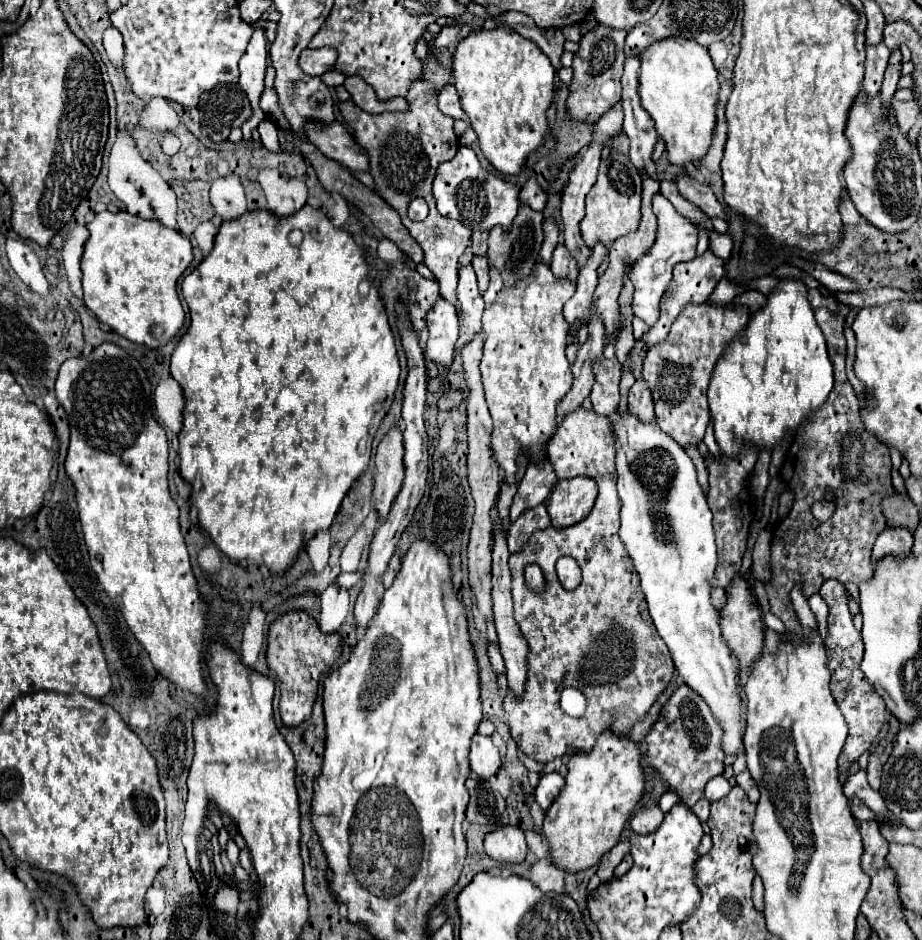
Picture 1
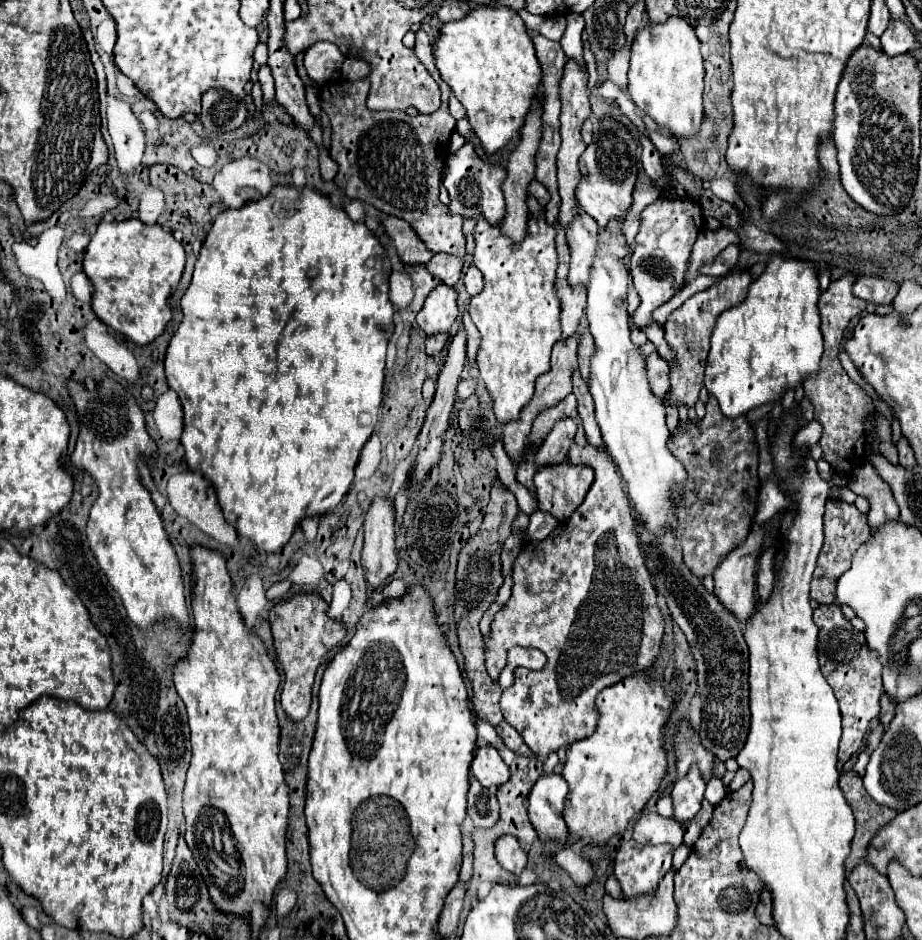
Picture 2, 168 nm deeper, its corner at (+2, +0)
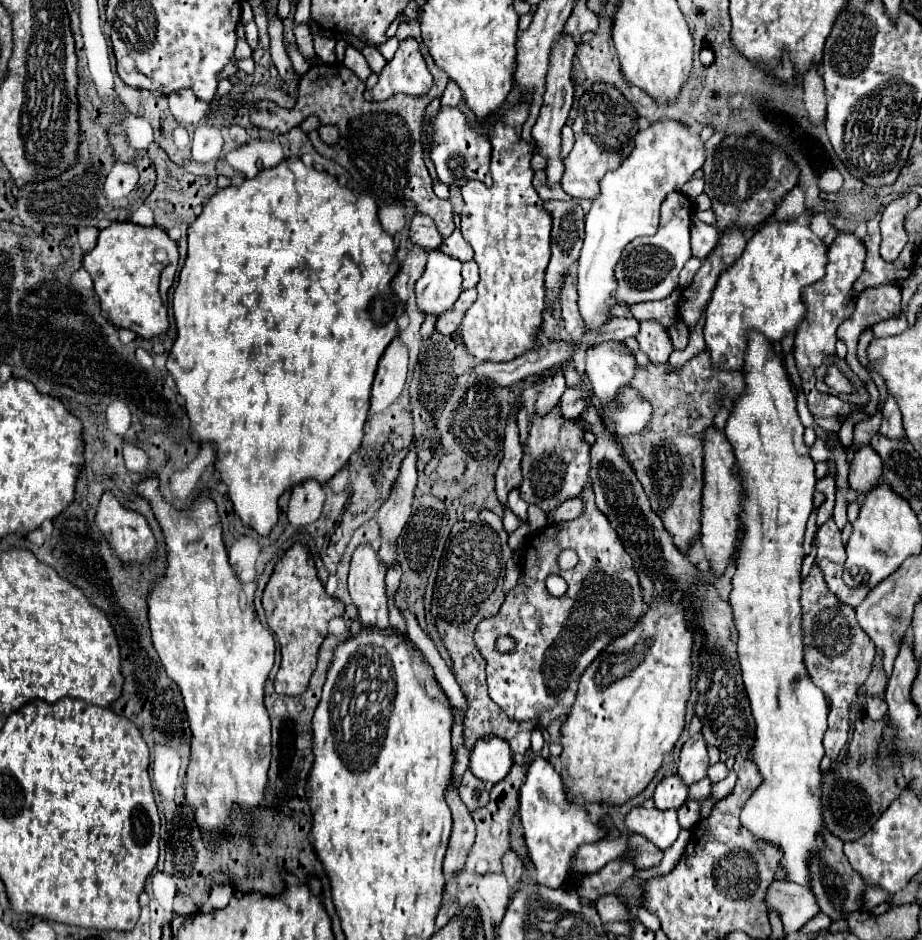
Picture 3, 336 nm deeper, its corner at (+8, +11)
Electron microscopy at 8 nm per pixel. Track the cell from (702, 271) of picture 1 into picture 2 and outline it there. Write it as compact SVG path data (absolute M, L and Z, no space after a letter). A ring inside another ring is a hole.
M720 227L716 231L702 231L694 243L694 249L690 253L688 269L686 269L686 281L694 275L700 275L700 269L714 263L718 253L728 247L730 243L740 245L738 235L730 227Z

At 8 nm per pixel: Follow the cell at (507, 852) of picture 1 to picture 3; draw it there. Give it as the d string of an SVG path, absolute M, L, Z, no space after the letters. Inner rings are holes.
M508 850L502 858L502 864L504 864L504 876L506 876L508 884L512 888L516 888L516 884L522 880L522 874L524 874L524 868L522 868L522 862L520 862L518 854Z

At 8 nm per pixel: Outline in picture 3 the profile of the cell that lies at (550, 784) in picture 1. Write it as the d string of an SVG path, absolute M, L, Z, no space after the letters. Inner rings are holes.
M536 756L528 768L526 782L520 788L518 816L522 822L522 832L530 852L530 860L536 868L536 882L550 888L568 886L572 858L576 856L578 848L582 844L600 842L608 834L604 826L590 820L590 814L586 812L584 806L578 806L568 800L560 774L542 756Z

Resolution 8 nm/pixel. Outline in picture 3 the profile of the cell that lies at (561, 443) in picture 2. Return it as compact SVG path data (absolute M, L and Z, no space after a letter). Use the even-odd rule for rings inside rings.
M584 372L580 376L582 376L580 382L572 388L566 388L564 396L560 398L560 412L564 414L566 420L578 418L588 408L588 402L592 398L592 384L588 376Z

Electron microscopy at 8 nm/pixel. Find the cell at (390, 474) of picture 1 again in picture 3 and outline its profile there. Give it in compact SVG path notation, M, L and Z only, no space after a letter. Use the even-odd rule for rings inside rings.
M368 544L360 546L350 562L348 590L364 628L390 630L384 576L386 570L378 562L378 550Z

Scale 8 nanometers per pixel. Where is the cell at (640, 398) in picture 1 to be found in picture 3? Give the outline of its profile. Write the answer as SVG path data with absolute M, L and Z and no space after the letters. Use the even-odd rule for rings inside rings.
M642 320L636 340L640 344L640 350L650 358L650 362L656 364L668 362L674 350L666 328L658 320Z

